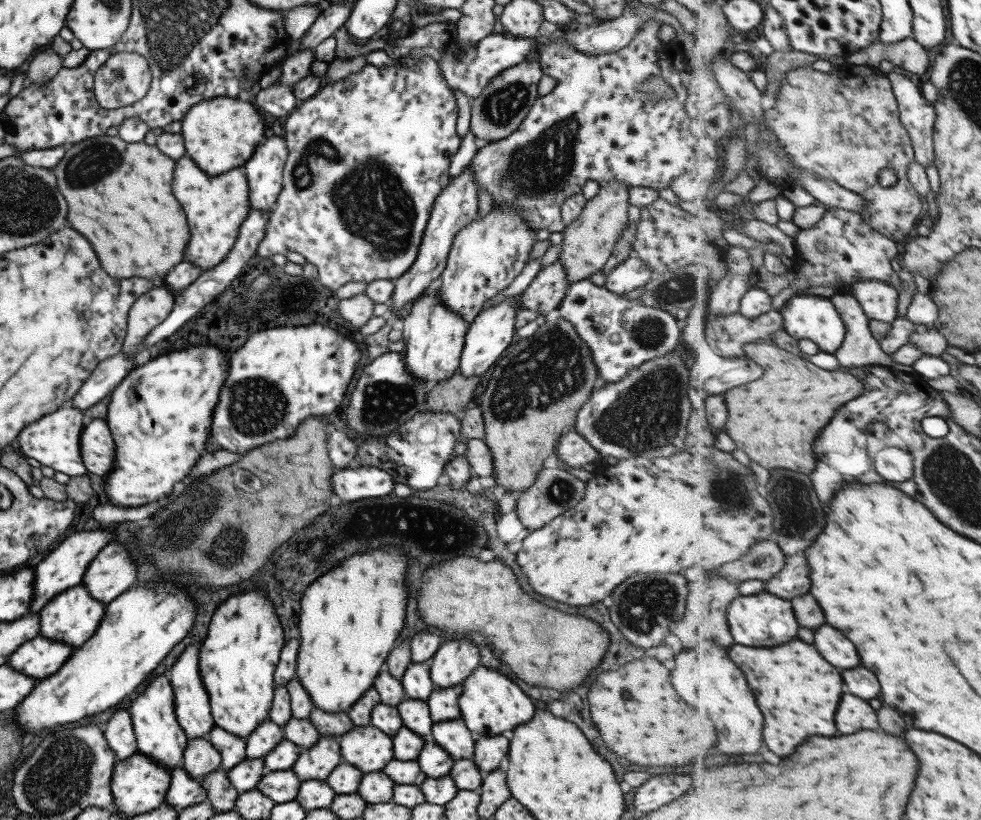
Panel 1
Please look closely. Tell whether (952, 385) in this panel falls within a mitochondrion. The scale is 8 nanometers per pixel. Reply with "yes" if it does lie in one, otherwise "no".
no

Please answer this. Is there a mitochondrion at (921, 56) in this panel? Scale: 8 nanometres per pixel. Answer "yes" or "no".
no

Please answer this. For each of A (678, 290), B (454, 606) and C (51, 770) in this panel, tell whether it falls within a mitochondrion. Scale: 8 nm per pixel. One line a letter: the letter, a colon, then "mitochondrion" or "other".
A: mitochondrion
B: other
C: mitochondrion

